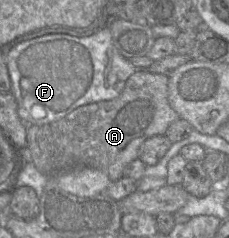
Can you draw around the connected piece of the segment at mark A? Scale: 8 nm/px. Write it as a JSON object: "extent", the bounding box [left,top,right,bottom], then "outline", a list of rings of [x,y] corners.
{"extent":[25,69,179,182],"outline":[[[137,69],[126,81],[121,94],[113,99],[87,104],[76,108],[62,119],[43,125],[27,125],[25,156],[45,175],[53,175],[74,167],[90,167],[103,171],[111,182],[124,177],[129,163],[138,158],[142,144],[153,136],[165,135],[168,127],[179,116],[168,100],[168,79],[164,74],[147,69]]]}

